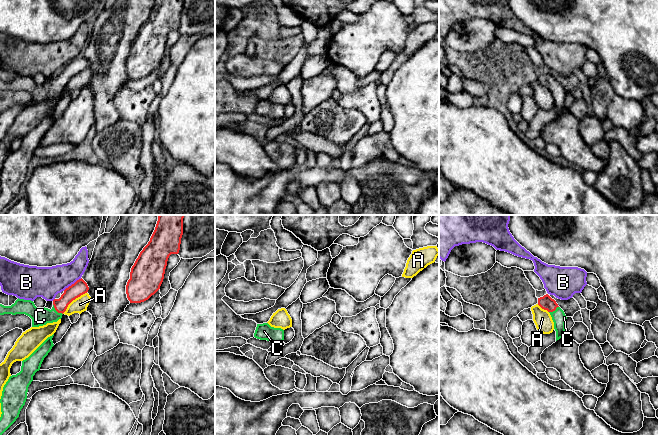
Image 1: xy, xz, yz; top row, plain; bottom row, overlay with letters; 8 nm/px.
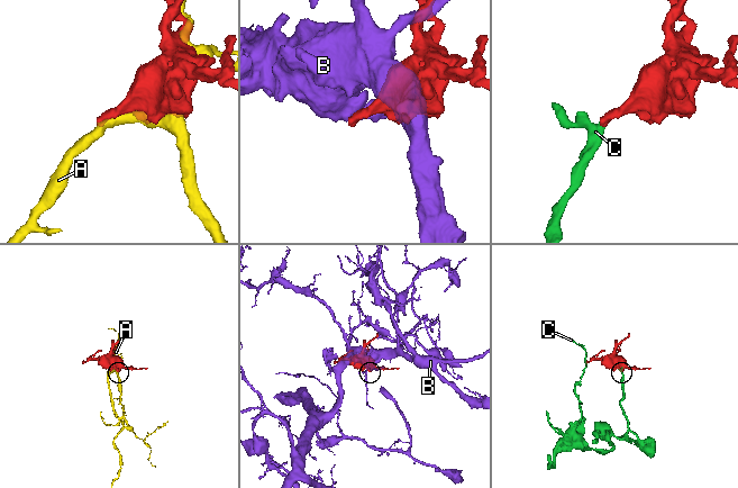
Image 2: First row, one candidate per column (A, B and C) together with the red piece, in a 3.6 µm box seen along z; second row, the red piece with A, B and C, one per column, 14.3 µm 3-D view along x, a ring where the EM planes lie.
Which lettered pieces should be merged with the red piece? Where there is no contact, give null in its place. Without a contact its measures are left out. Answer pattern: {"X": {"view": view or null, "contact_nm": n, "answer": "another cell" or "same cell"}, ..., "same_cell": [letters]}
{"A": {"view": "xy", "contact_nm": 260, "answer": "another cell"}, "B": {"view": "xy", "contact_nm": 180, "answer": "another cell"}, "C": {"view": "xy", "contact_nm": 120, "answer": "same cell"}, "same_cell": ["C"]}

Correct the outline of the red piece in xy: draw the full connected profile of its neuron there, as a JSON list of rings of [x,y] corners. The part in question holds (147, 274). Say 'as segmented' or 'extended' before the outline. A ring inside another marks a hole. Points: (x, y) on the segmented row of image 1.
as segmented; [[[159,215],[155,230],[148,244],[140,252],[134,265],[131,268],[130,279],[126,285],[126,294],[130,303],[141,303],[148,300],[159,289],[164,279],[168,258],[171,254],[178,254],[180,250],[181,238],[183,235],[184,215]]]

